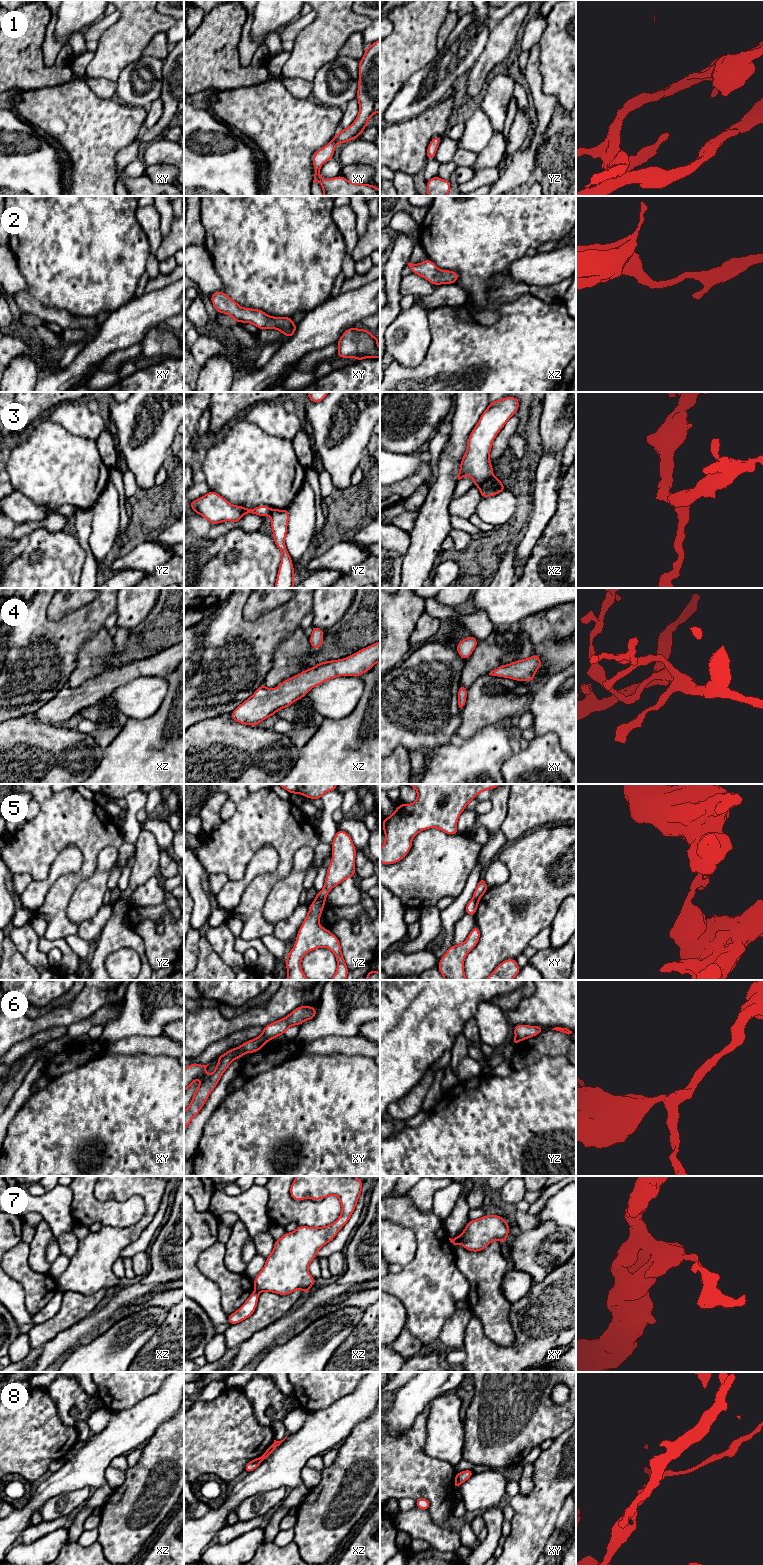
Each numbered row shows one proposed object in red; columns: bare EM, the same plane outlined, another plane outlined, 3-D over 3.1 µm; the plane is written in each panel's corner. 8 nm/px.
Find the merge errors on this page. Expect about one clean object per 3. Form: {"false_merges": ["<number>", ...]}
{"false_merges": ["3", "5", "6", "7", "8"]}

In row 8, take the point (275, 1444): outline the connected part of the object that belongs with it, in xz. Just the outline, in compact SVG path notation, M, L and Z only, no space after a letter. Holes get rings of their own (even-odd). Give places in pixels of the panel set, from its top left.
M287 1436L281 1440L281 1441L276 1441L274 1440L274 1442L268 1447L268 1449L264 1452L264 1454L261 1456L261 1460L262 1462L267 1459L270 1454L287 1438Z

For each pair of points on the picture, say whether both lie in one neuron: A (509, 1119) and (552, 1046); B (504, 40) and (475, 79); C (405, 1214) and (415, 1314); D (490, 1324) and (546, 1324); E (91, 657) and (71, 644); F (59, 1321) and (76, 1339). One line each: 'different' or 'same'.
A: different
B: same
C: same
D: different
E: different
F: different

